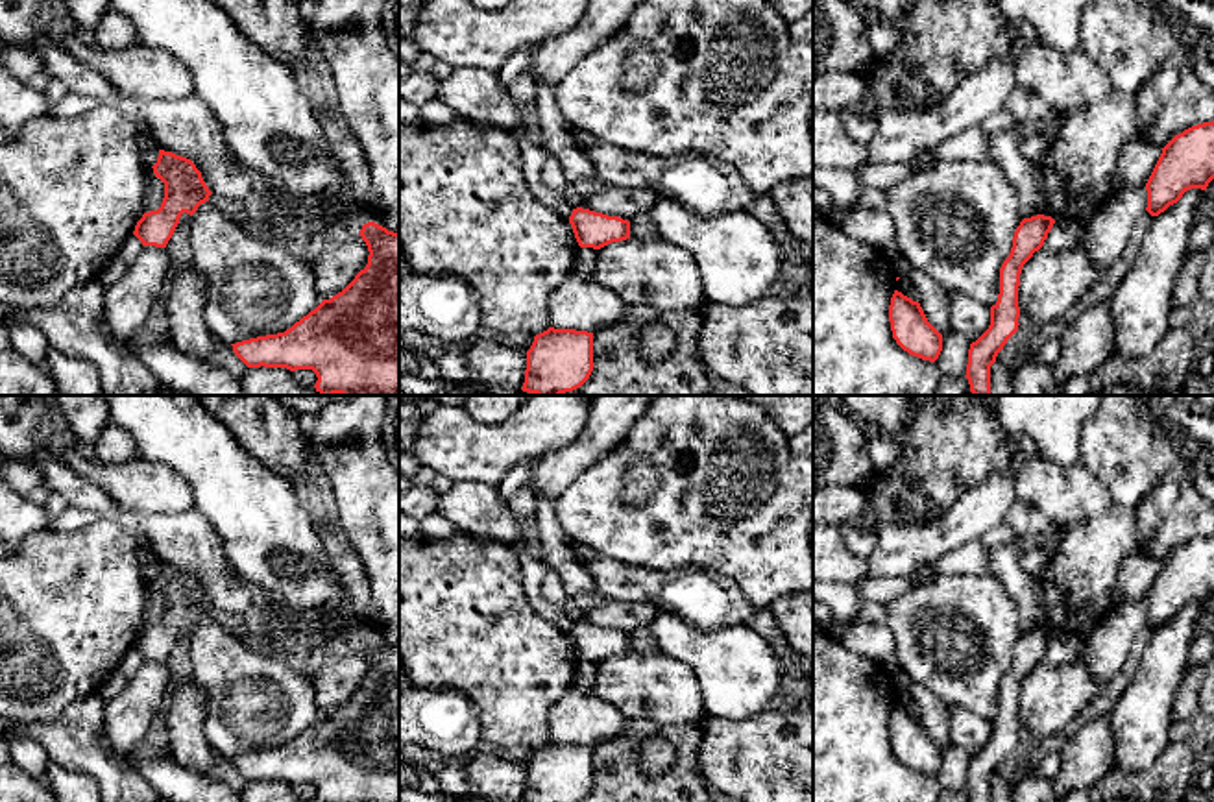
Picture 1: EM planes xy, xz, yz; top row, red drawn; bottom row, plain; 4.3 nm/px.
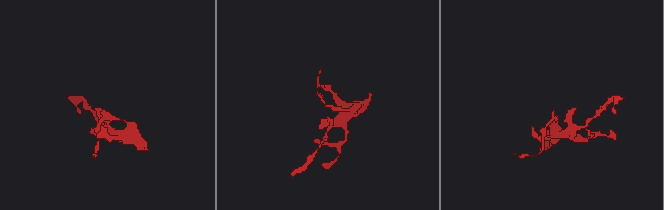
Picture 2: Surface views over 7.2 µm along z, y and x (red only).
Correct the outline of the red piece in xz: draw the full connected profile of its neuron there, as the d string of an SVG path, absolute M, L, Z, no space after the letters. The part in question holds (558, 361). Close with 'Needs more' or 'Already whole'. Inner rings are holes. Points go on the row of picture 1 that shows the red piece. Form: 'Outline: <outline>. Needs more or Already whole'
Outline: M549 327L534 336L527 351L521 390L536 395L562 395L580 388L593 366L593 333Z. Already whole

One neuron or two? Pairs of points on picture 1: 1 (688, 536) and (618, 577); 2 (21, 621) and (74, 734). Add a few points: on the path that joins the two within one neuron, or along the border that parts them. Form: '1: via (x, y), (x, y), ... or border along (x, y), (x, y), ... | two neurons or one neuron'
1: border along (594, 549), (621, 562), (677, 571) | two neurons
2: border along (95, 692), (72, 701), (47, 721), (23, 725) | two neurons

